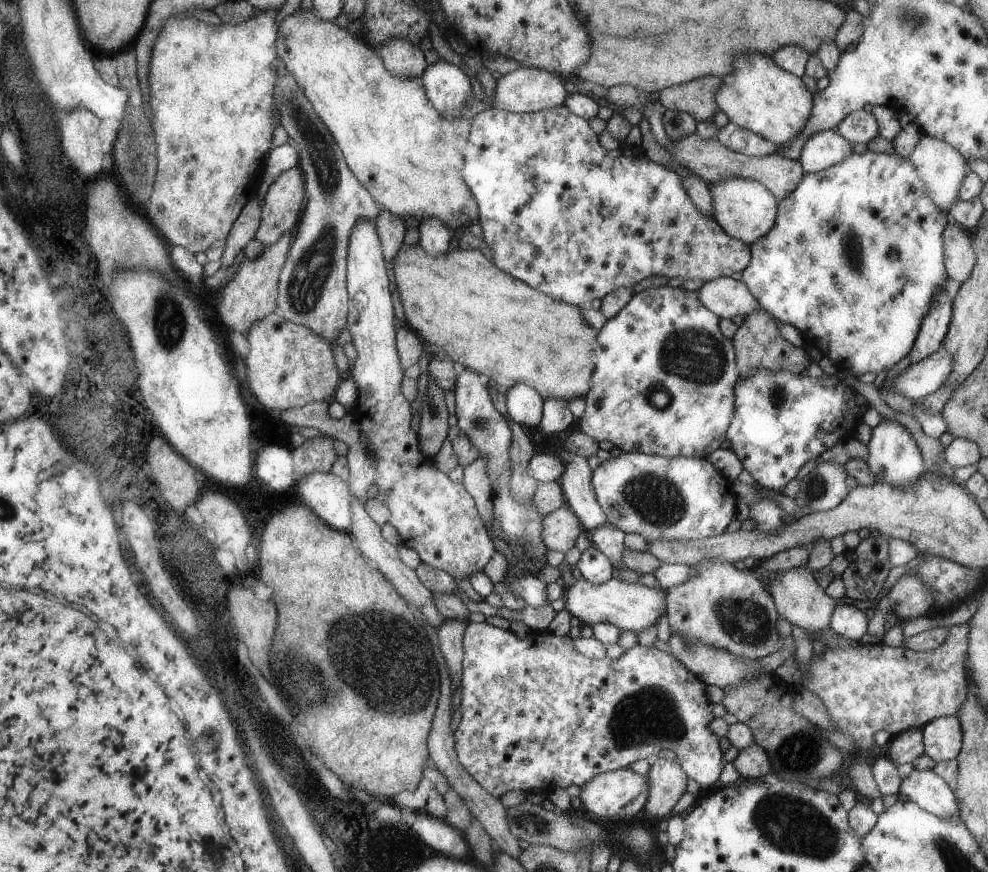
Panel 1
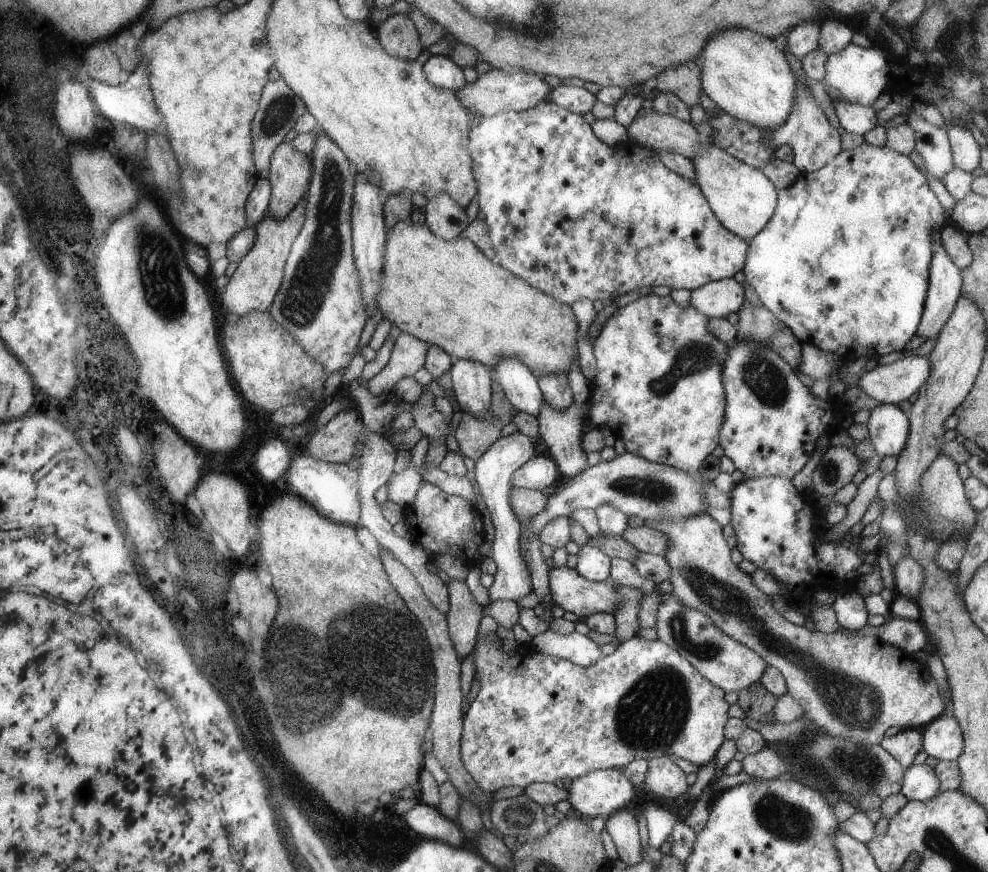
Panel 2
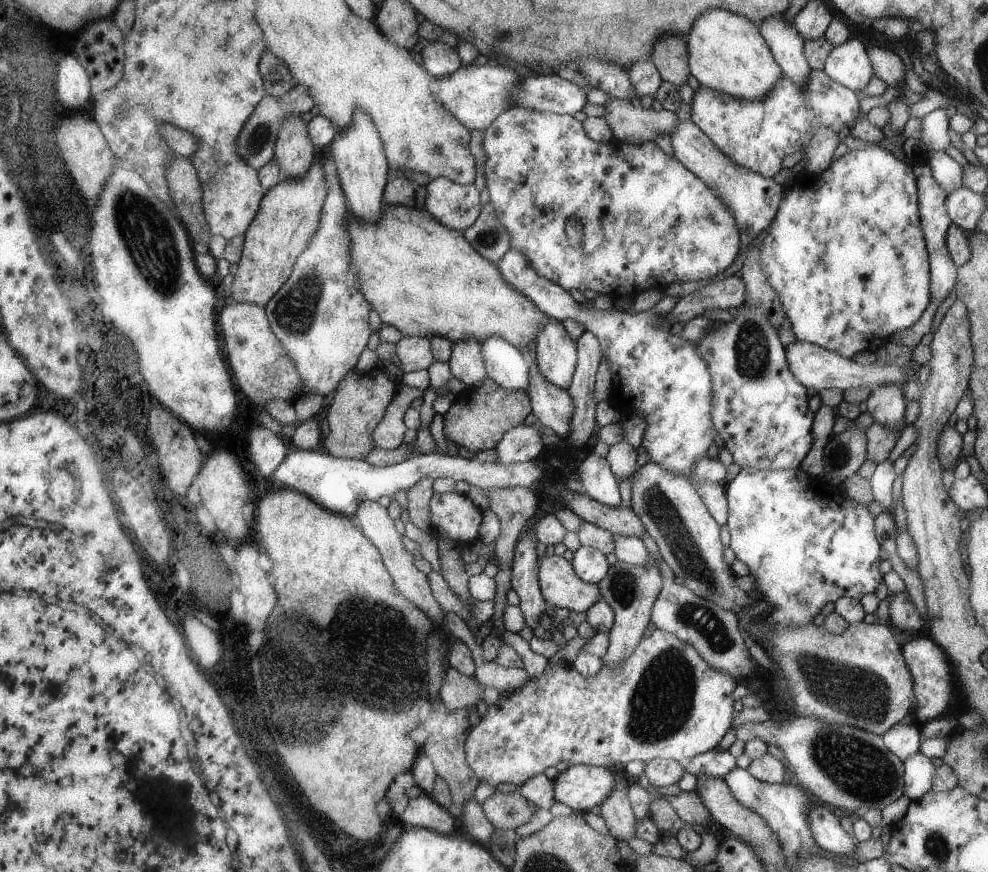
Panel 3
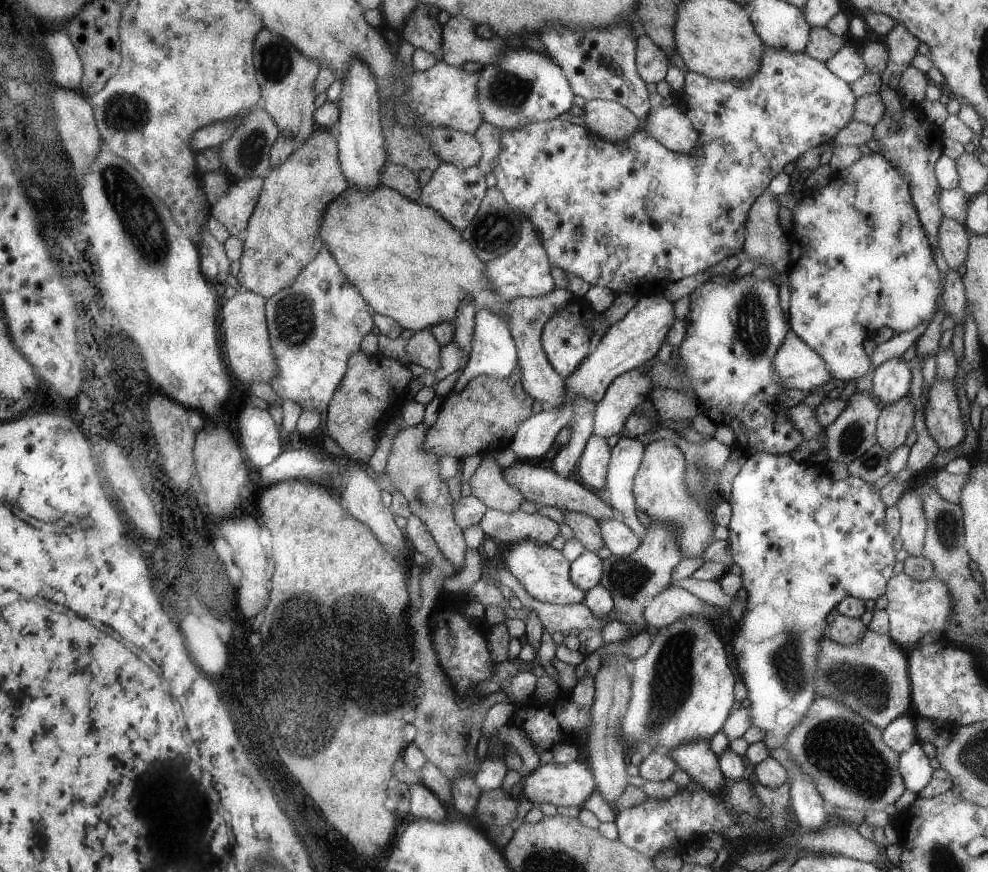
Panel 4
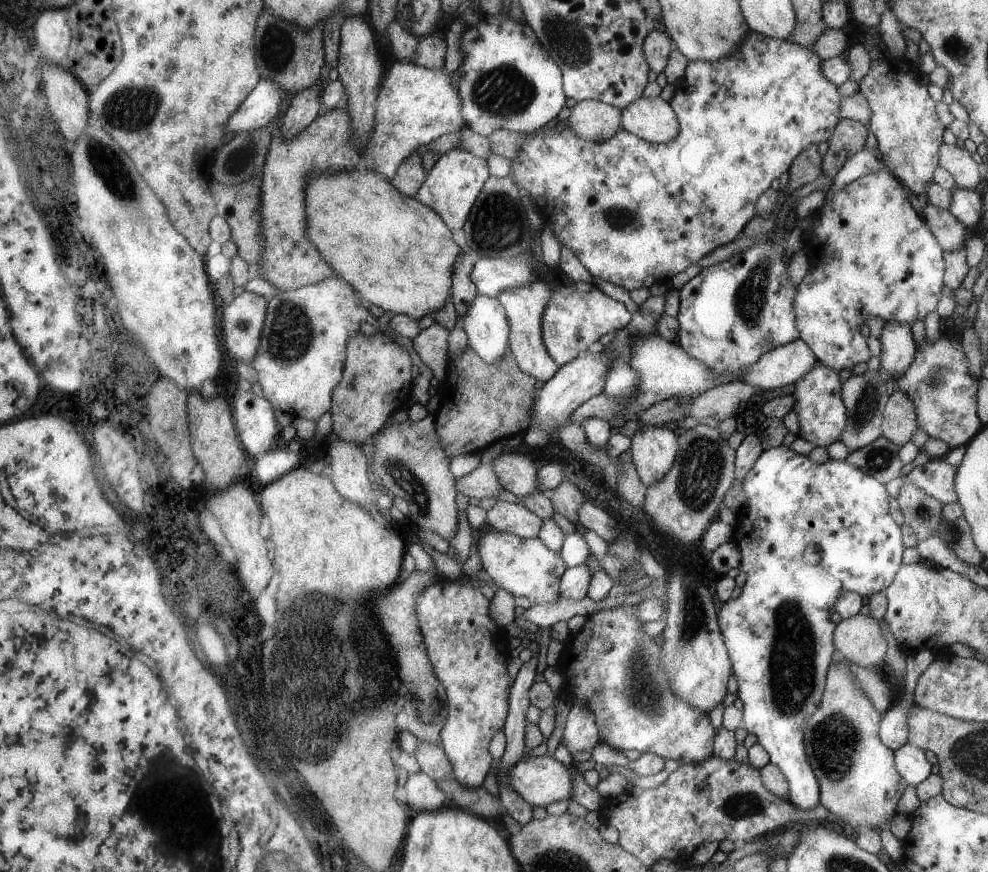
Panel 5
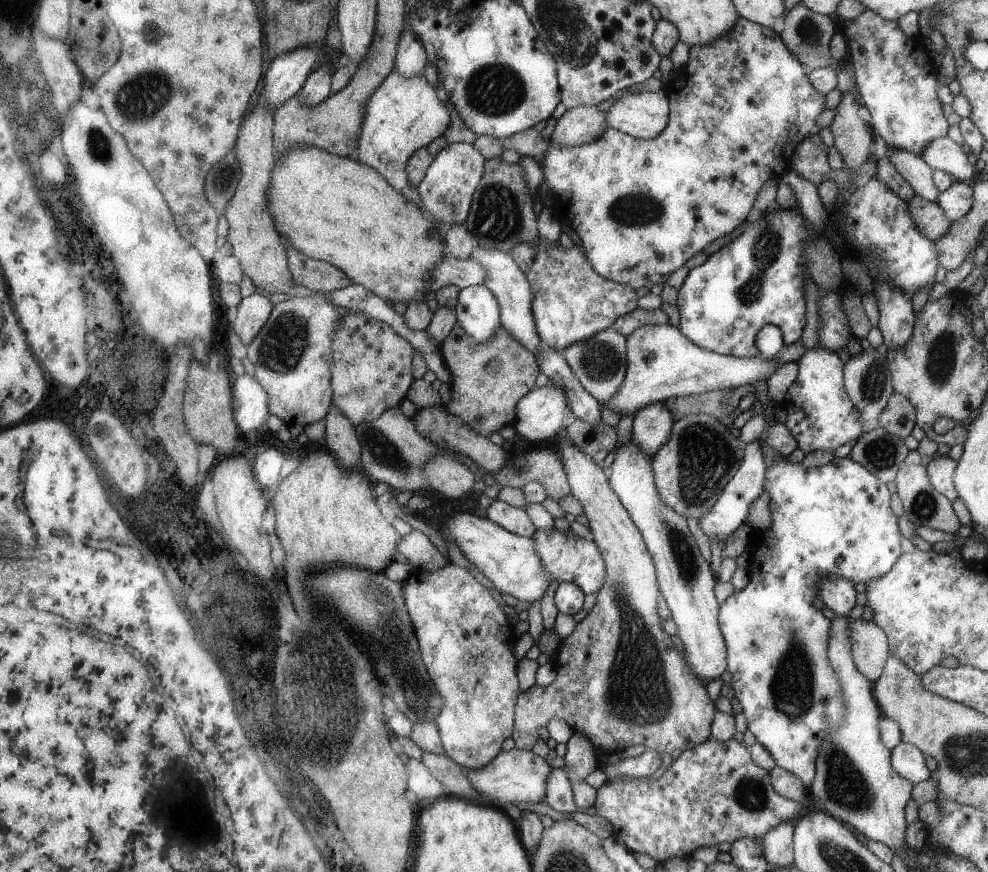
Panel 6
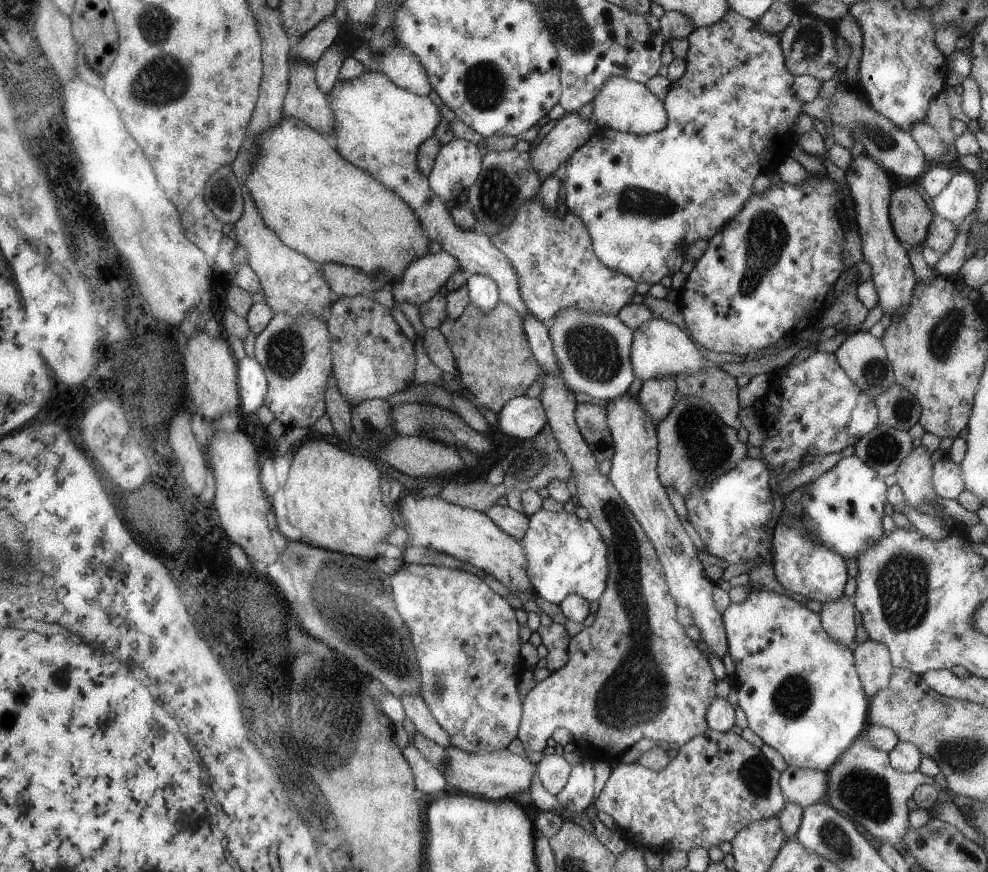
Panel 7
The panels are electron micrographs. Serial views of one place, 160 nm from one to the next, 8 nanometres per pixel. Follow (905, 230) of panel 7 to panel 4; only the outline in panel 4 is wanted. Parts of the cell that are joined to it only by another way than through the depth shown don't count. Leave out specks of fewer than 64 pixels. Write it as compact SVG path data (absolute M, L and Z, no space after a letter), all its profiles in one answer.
M942 217L937 234L937 247L940 248L949 267L956 269L965 264L969 249L969 235L963 223Z

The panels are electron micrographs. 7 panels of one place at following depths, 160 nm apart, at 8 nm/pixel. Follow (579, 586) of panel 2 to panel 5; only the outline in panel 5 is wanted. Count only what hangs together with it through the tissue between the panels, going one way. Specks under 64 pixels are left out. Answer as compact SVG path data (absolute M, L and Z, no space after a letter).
M487 526L482 529L475 544L483 570L512 596L524 596L534 604L552 603L561 596L560 582L568 567L561 554L544 546L539 537L526 539Z

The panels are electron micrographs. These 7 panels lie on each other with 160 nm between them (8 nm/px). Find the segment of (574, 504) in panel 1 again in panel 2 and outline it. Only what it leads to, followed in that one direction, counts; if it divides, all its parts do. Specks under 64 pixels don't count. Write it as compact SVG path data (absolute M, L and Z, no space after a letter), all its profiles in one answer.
M544 399L536 417L542 440L548 446L551 458L557 464L561 476L566 477L569 481L588 468L587 454L583 451L582 446L582 436L584 436L582 430L584 430L584 420L588 418L588 408L584 408L581 404L573 401L567 409L557 409Z

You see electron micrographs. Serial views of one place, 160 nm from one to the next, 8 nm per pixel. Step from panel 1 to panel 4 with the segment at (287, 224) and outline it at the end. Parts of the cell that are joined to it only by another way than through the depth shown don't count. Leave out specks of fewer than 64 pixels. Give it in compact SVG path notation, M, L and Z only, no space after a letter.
M265 26L257 34L253 60L256 62L257 81L261 84L263 109L274 118L280 131L300 142L307 141L314 130L314 82L321 72L319 60L306 56L296 45Z

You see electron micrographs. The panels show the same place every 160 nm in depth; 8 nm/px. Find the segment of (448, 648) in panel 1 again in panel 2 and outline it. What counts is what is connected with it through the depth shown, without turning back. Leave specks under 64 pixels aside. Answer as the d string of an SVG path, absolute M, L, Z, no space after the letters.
M450 579L447 583L450 610L447 625L454 648L464 660L476 646L480 634L480 622L484 618L484 607L476 601L466 581Z

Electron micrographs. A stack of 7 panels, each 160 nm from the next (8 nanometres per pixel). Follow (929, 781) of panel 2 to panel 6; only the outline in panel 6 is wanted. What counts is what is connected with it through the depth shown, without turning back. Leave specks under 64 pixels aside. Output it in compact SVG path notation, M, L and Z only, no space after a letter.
M902 741L891 750L890 755L892 768L912 784L932 780L931 771L925 763L925 753L913 744Z

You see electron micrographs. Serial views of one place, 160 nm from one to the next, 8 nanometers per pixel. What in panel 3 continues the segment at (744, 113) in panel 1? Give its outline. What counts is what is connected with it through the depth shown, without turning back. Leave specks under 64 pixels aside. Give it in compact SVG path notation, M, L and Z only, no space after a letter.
M708 9L685 37L689 74L700 85L733 97L762 100L784 75L756 23L730 9Z

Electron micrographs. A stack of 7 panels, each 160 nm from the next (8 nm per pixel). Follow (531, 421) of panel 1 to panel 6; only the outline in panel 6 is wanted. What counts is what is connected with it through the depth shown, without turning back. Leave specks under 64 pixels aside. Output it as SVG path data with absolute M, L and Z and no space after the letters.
M484 284L460 289L454 309L457 323L481 343L490 340L501 327L498 301Z

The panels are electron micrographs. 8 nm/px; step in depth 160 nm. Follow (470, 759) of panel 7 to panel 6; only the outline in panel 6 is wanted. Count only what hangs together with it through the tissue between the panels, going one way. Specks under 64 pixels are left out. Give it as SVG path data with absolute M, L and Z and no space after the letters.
M516 748L510 751L501 751L485 767L466 770L469 781L474 790L485 797L488 803L501 808L513 802L542 802L545 800L546 781L556 763L550 762L532 751L523 751Z

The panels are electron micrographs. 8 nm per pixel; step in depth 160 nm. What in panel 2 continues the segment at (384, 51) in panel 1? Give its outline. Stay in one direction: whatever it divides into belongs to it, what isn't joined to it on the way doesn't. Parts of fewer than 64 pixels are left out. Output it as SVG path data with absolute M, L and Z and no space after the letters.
M391 14L376 27L381 44L390 55L415 61L423 50L419 32L408 14Z

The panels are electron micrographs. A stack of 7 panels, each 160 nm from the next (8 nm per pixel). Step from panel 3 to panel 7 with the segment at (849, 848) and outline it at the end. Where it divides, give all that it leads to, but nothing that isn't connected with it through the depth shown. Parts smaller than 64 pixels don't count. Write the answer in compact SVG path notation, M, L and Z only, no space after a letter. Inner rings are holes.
M856 455L843 457L834 467L814 479L808 494L803 495L798 503L803 512L799 519L805 524L805 529L811 537L835 548L846 560L850 557L857 559L858 553L886 534L881 522L885 515L884 505L887 503L886 488L884 479L863 460ZM775 592L750 593L747 602L742 604L732 603L724 612L725 625L729 632L730 656L735 663L734 680L738 692L738 704L745 712L748 727L753 730L763 742L775 748L785 759L789 766L794 768L816 769L827 771L837 761L853 741L865 730L868 725L867 714L871 700L865 695L863 686L854 662L853 651L845 644L834 640L822 626L821 616L810 611L804 604L788 596L782 596Z

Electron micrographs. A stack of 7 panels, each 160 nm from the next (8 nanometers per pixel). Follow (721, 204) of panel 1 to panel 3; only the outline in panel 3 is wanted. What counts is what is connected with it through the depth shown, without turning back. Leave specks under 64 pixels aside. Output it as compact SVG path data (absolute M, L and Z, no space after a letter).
M679 120L673 133L669 134L673 148L673 156L687 169L698 175L706 184L714 188L714 192L731 208L735 219L738 220L742 232L744 246L752 243L764 228L768 227L777 215L782 200L783 185L774 179L767 179L755 172L750 172L735 162L732 162L721 149L709 139L709 136L696 121Z

